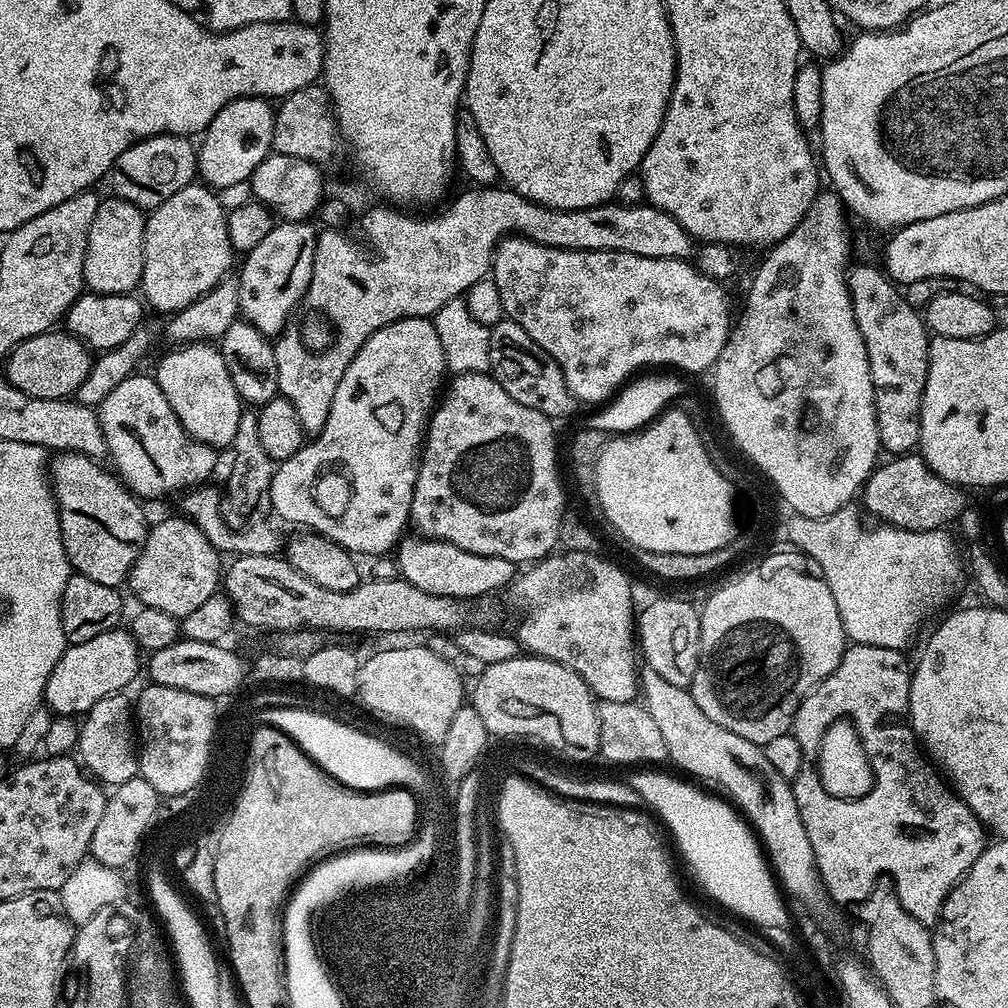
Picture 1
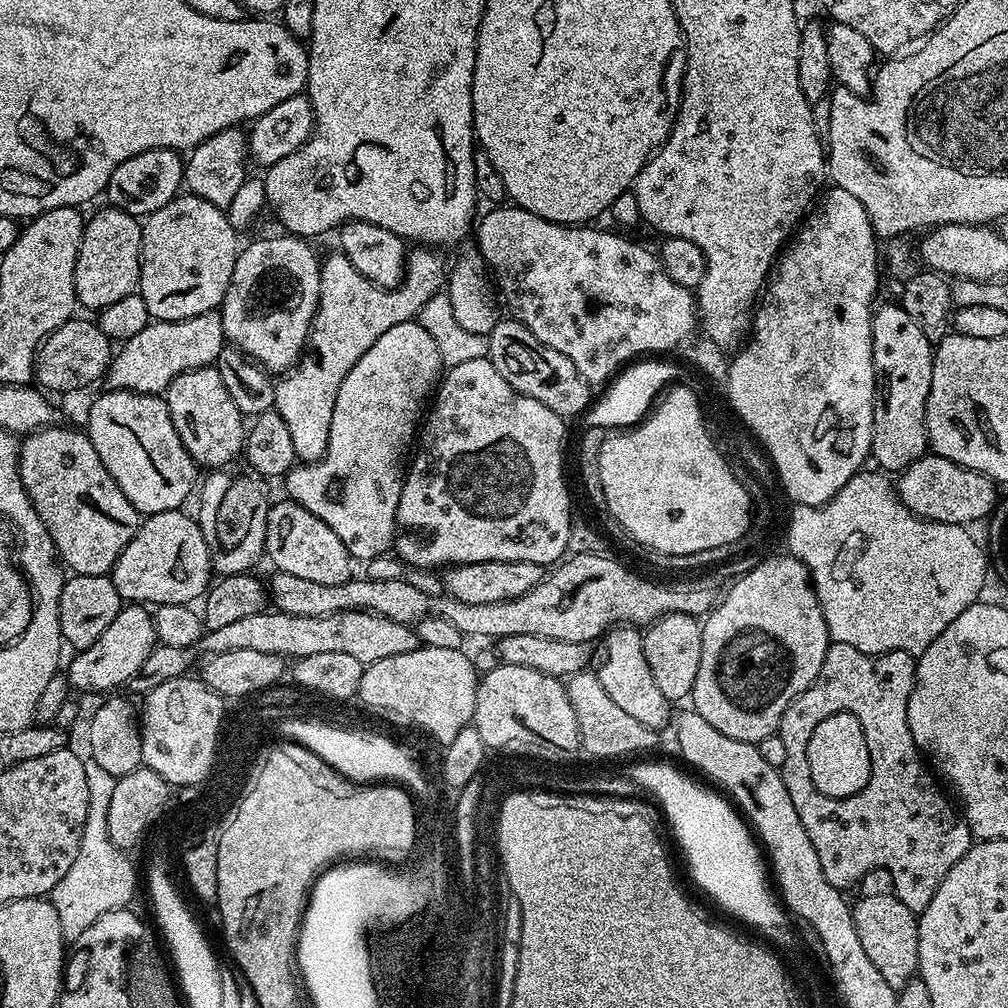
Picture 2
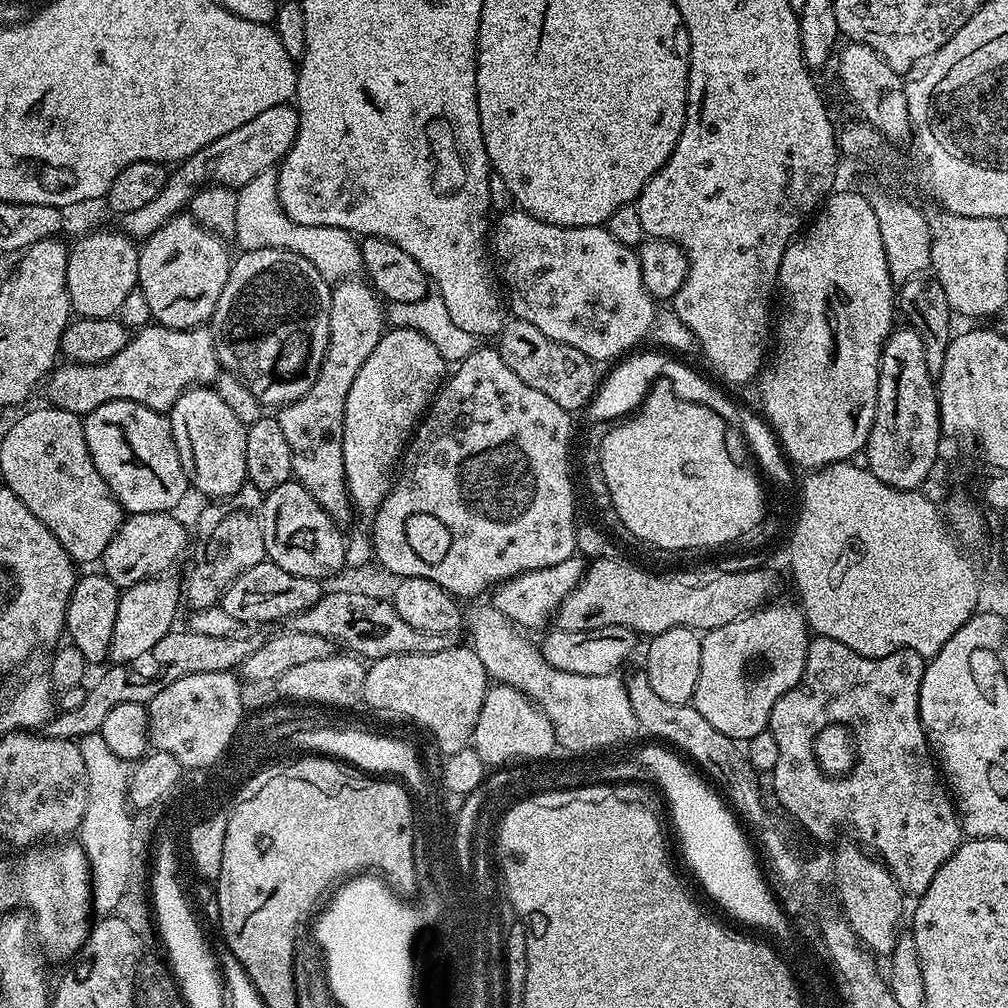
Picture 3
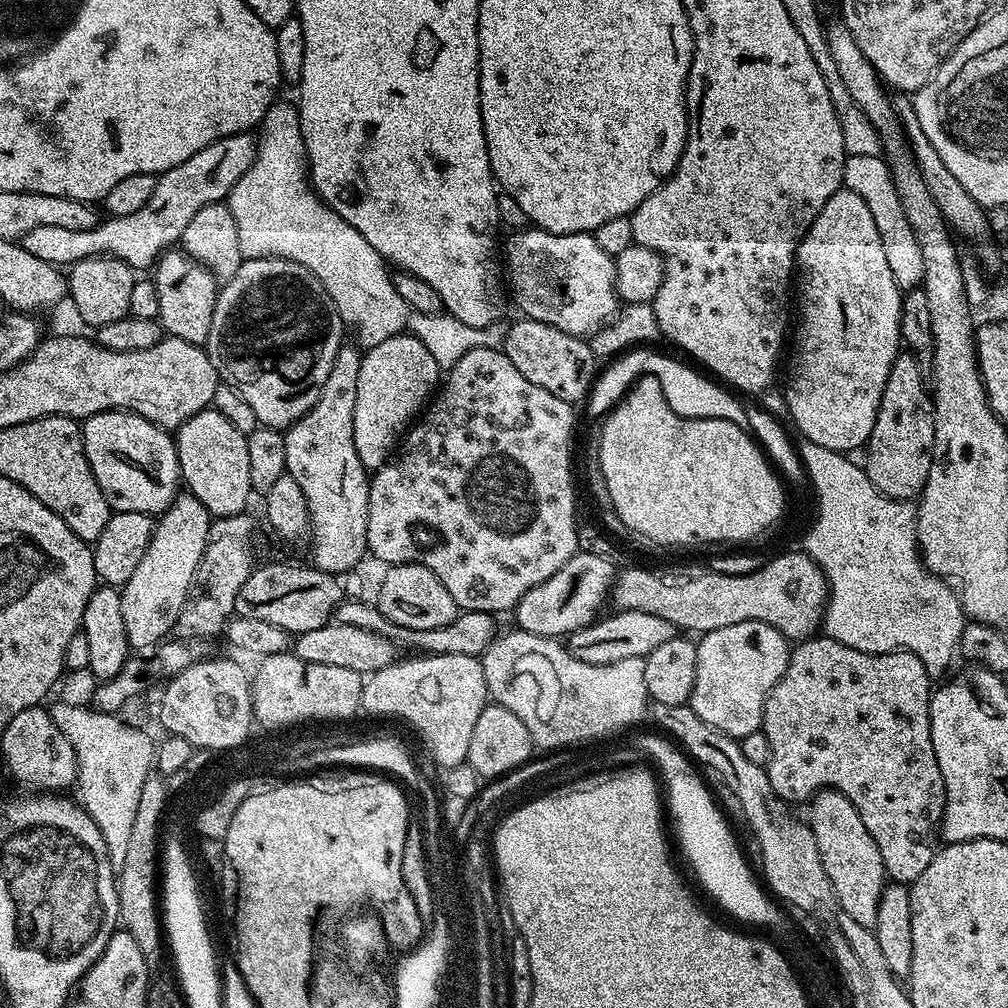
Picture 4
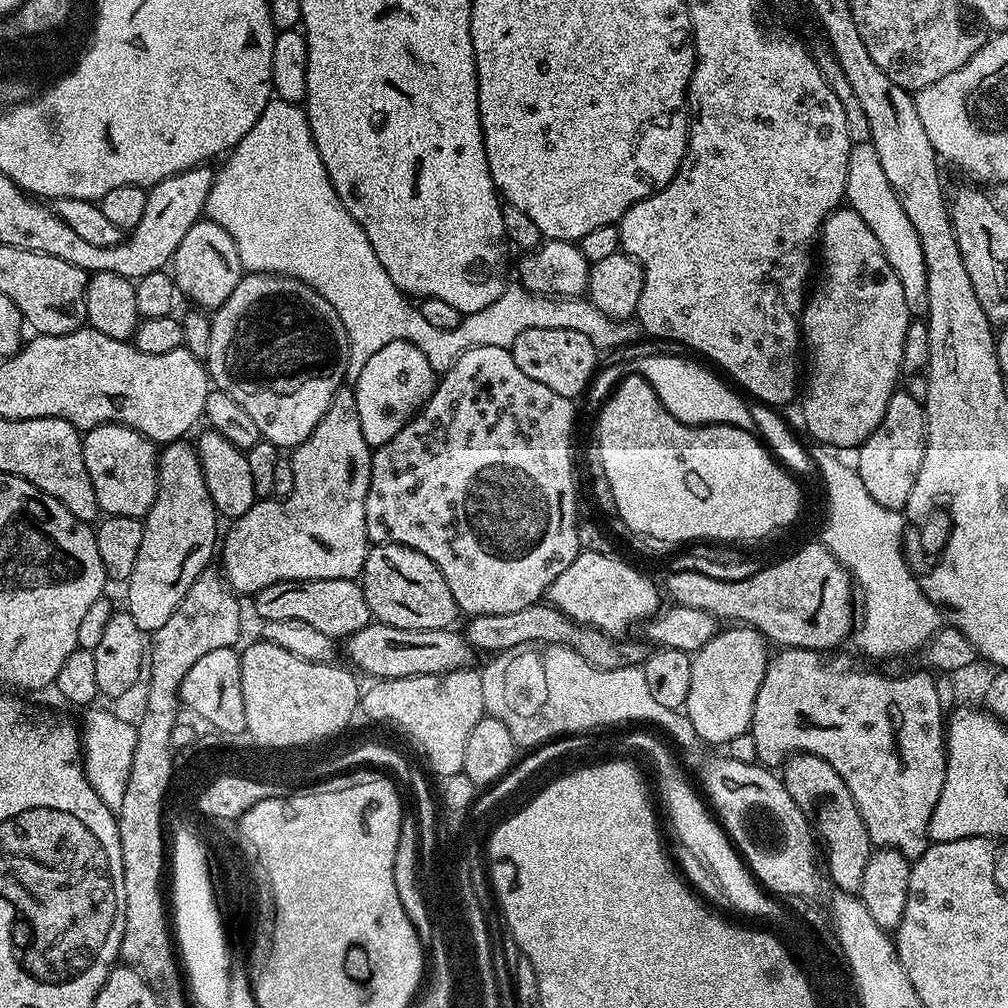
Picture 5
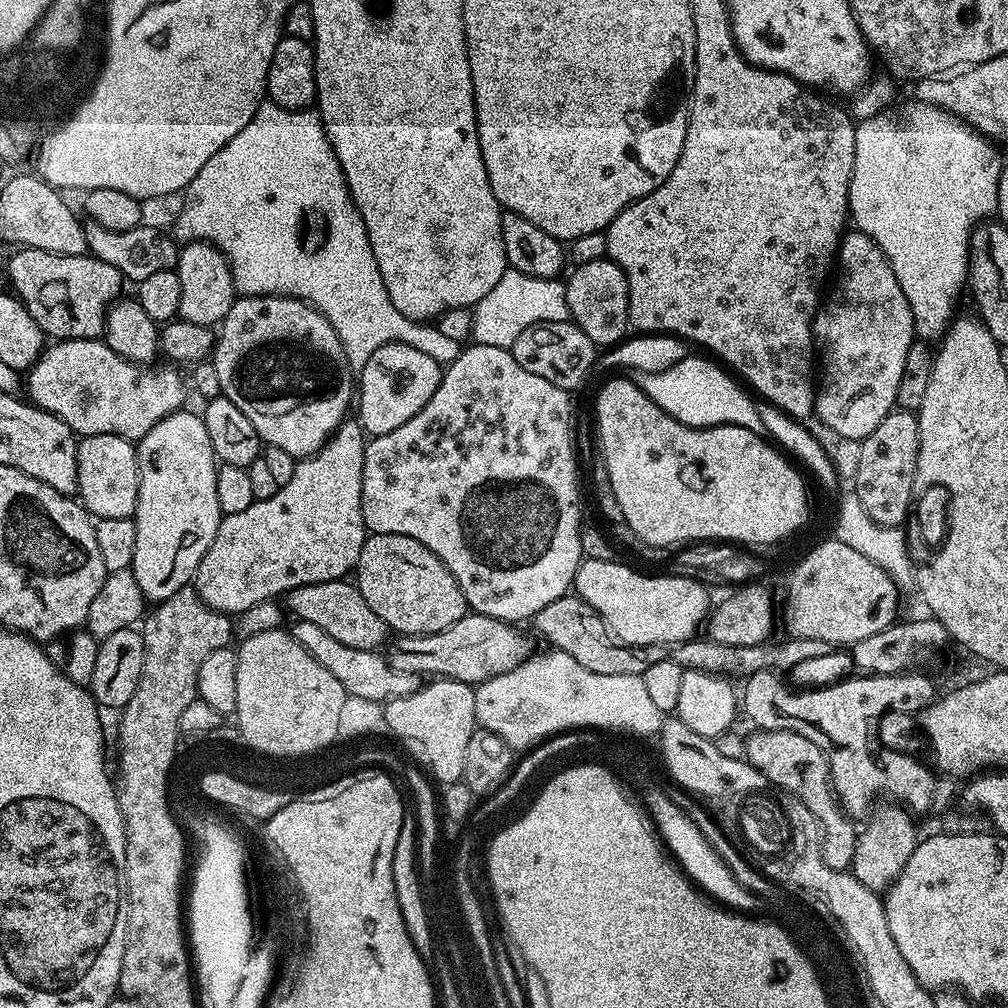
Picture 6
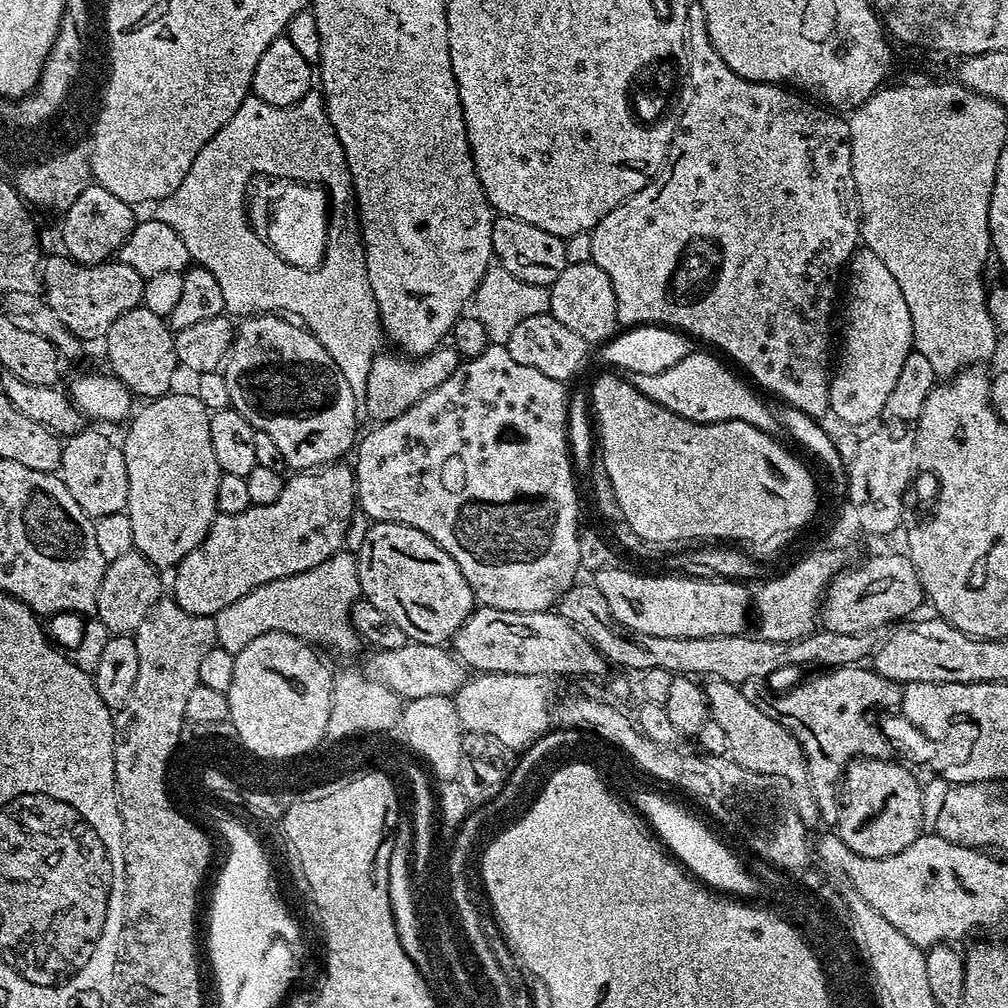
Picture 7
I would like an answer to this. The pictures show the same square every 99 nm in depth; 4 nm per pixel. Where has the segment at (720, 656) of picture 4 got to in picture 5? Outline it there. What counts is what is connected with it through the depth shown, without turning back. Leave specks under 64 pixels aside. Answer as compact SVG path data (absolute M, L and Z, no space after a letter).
M728 626L692 656L690 694L684 708L701 741L727 746L730 738L738 738L738 734L751 729L754 698L758 696L758 686L762 686L770 659L767 647L755 628Z

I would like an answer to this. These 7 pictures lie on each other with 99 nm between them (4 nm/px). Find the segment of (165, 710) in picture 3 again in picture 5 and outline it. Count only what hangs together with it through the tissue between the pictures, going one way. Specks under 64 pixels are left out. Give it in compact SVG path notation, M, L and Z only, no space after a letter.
M218 647L217 650L210 650L205 657L198 658L182 680L180 697L186 708L192 708L215 731L229 736L243 735L247 731L245 703L242 701L241 660L236 648Z

